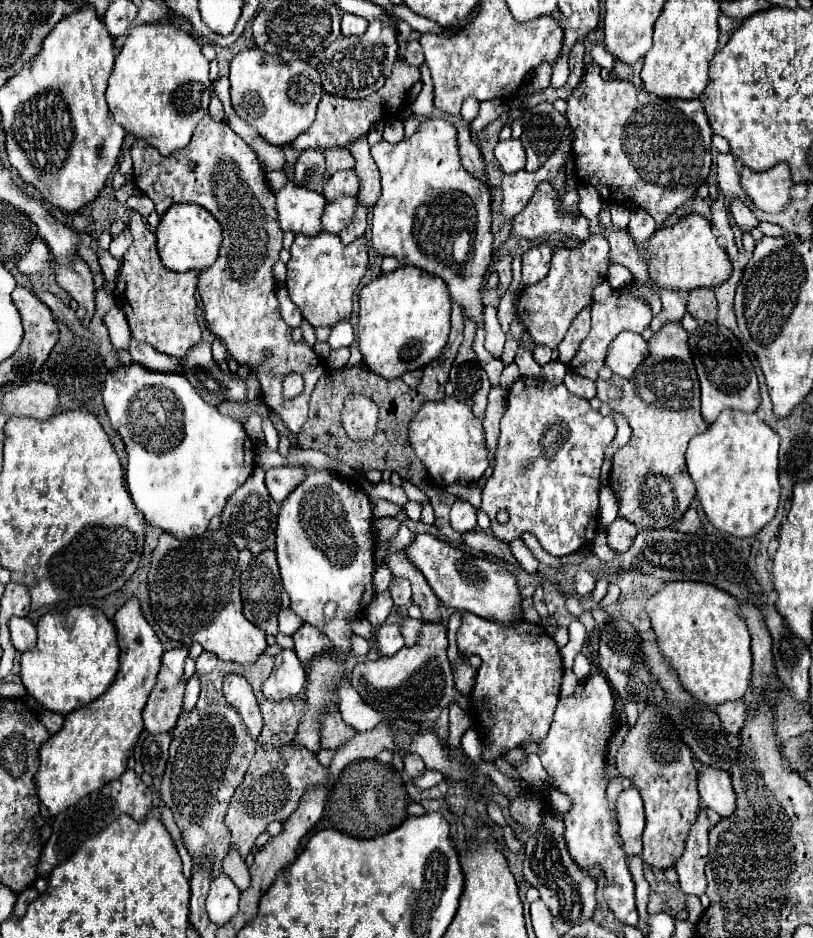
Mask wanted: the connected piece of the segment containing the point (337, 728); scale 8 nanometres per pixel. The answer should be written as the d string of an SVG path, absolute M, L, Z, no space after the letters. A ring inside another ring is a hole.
M340 713L328 715L328 719L322 719L322 747L324 749L338 749L340 745L348 743L356 731L344 723Z

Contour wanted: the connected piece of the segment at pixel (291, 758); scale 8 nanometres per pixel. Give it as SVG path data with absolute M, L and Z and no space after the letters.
M292 745L256 749L248 773L232 795L226 811L226 827L232 833L232 845L236 845L246 857L254 845L254 839L266 831L268 823L286 821L286 817L298 809L304 793L316 785L328 785L328 767L320 765L316 755L308 749L298 749Z

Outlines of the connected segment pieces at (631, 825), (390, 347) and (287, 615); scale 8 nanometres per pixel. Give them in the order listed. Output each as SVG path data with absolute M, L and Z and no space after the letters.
M634 787L622 789L616 799L620 837L624 839L624 851L628 857L642 853L642 831L644 831L644 805L642 797Z
M412 265L380 275L362 287L358 347L368 369L384 379L398 379L436 359L448 341L450 303L446 283Z
M280 609L278 613L278 623L280 623L280 633L286 633L286 635L292 635L300 625L300 617L296 617L296 613L292 613L292 609Z

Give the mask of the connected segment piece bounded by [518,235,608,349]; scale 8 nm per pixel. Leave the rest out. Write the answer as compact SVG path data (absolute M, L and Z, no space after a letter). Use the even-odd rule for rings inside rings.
M592 235L586 243L576 249L558 247L552 253L552 263L548 275L524 289L518 295L518 319L524 323L528 333L536 343L544 343L550 349L556 349L564 339L572 319L580 313L580 309L592 305L592 291L600 283L606 281L608 269L608 241L600 235Z

